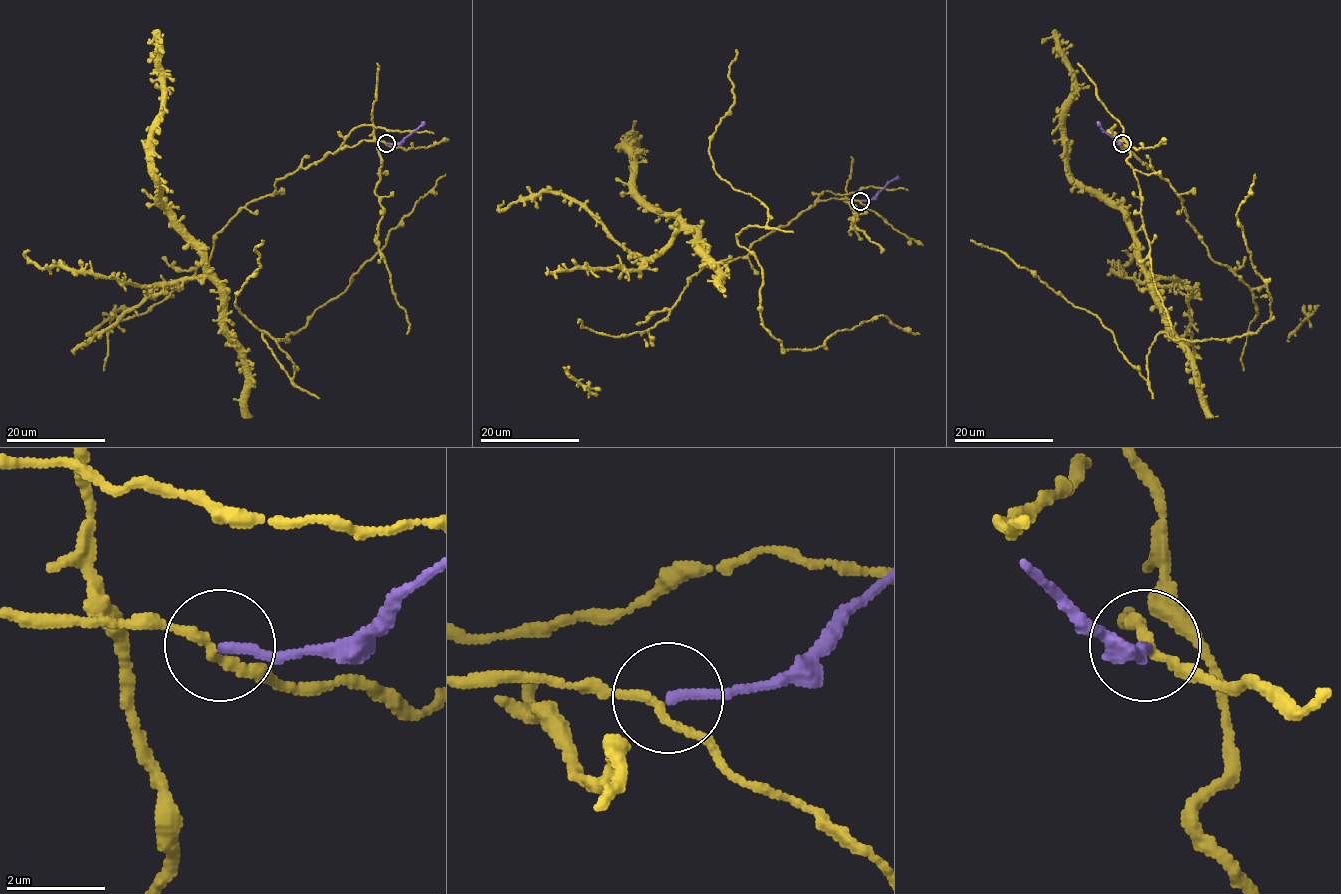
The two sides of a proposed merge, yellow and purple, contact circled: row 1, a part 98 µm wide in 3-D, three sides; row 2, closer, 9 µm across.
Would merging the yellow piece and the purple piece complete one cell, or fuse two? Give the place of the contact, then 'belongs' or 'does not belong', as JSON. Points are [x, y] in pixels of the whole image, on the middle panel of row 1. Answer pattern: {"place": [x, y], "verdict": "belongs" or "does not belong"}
{"place": [860, 201], "verdict": "does not belong"}

